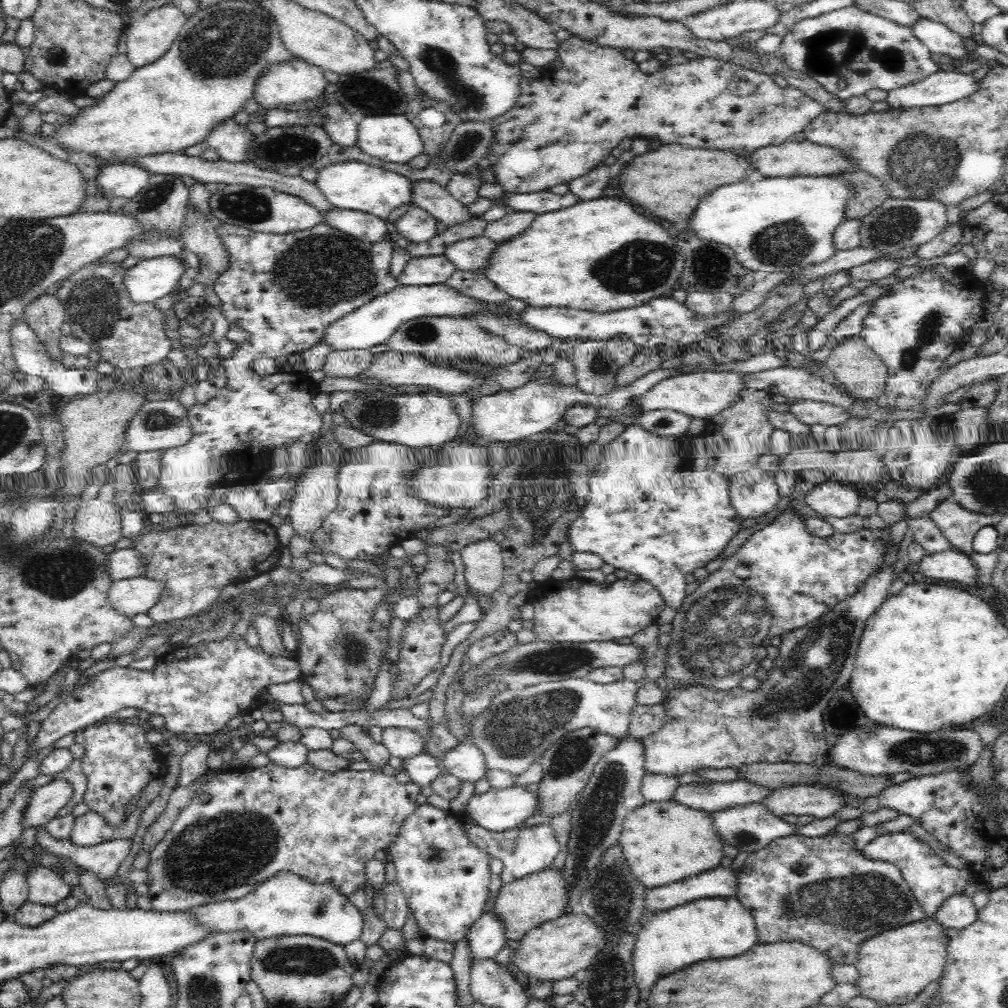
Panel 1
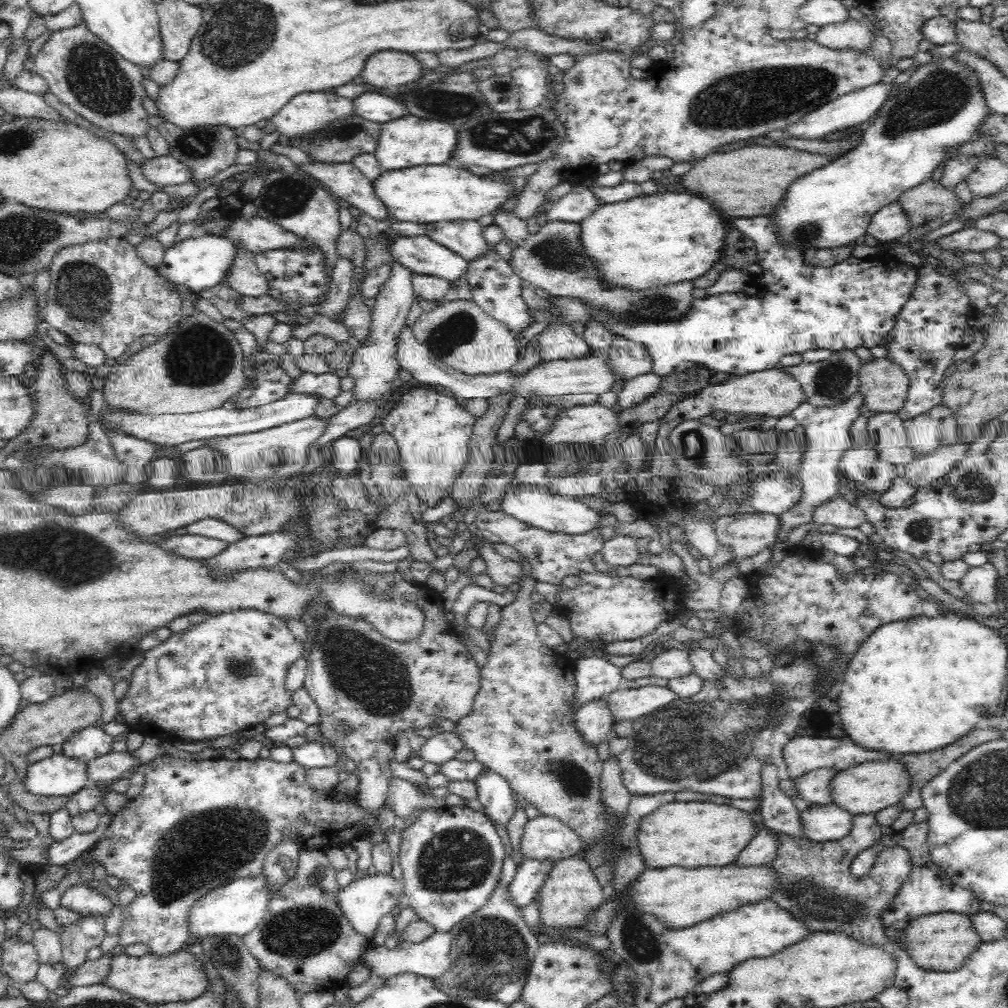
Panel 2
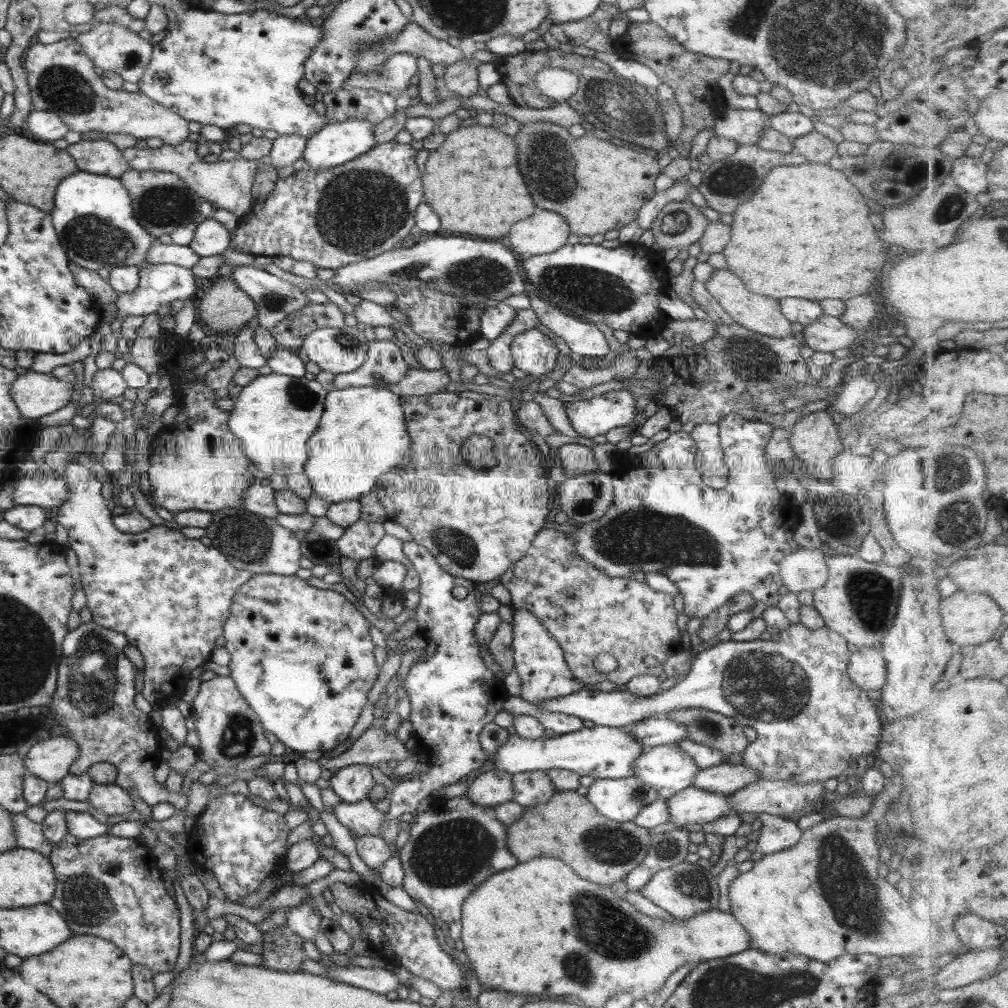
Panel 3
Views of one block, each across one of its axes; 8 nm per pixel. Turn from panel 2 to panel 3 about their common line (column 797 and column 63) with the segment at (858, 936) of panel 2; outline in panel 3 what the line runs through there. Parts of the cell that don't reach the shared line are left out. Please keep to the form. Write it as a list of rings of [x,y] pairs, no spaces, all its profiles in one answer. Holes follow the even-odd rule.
[[[109,832],[86,840],[80,840],[67,834],[58,844],[52,847],[52,852],[50,852],[48,859],[50,859],[52,867],[54,867],[54,875],[56,875],[55,894],[49,905],[52,905],[52,908],[55,908],[60,913],[60,916],[64,917],[74,935],[92,935],[103,938],[126,952],[125,955],[128,956],[133,964],[146,966],[153,973],[168,972],[174,969],[180,952],[180,908],[175,905],[166,891],[162,877],[163,872],[159,868],[151,849],[144,842],[138,839],[118,838],[117,836],[112,836]]]

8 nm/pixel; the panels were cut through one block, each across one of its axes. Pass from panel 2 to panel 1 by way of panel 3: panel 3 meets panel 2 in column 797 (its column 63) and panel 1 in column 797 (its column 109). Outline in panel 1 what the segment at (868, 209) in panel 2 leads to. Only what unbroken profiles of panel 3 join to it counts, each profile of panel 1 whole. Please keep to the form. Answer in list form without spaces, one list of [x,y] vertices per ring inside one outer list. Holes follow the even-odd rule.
[[[754,172],[752,175],[743,179],[741,182],[735,184],[721,185],[720,188],[710,192],[710,196],[706,197],[706,200],[702,200],[695,211],[694,218],[691,218],[688,228],[694,228],[696,235],[700,239],[704,239],[704,242],[718,242],[720,244],[726,244],[730,247],[738,262],[745,268],[752,270],[753,272],[768,272],[770,274],[774,272],[783,271],[800,271],[804,269],[806,264],[820,264],[822,260],[828,260],[836,247],[834,247],[834,230],[836,226],[840,225],[846,219],[846,208],[848,207],[849,199],[853,196],[851,186],[845,184],[838,178],[829,178],[829,176],[796,176],[796,177],[782,177],[782,178],[764,178],[758,172]]]

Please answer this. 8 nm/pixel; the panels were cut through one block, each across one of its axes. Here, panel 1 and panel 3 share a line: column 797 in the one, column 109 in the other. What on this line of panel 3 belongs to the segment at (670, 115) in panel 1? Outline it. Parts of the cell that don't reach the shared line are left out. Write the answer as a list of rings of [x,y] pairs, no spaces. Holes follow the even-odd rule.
[[[68,37],[55,43],[34,41],[23,58],[27,80],[31,90],[33,110],[54,112],[64,120],[70,131],[105,134],[128,134],[138,141],[160,138],[169,146],[177,146],[187,140],[188,120],[168,110],[144,93],[110,90],[92,59],[84,53],[78,39]]]

